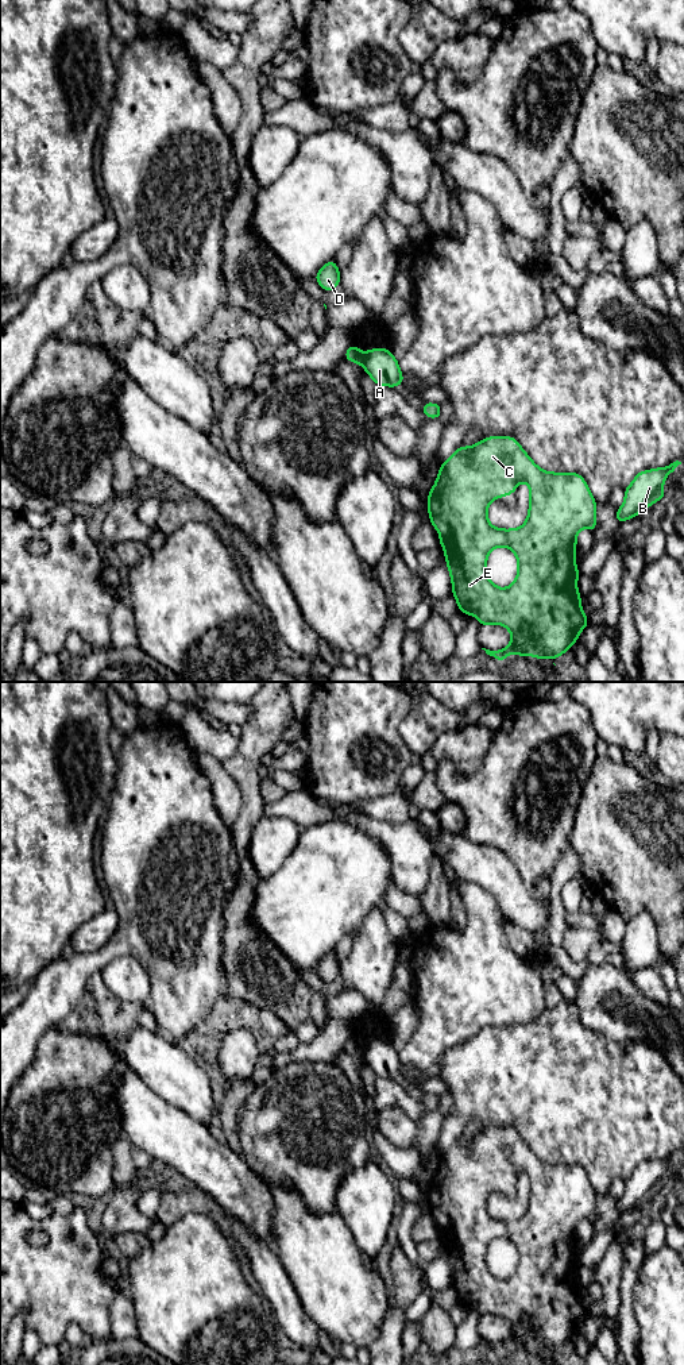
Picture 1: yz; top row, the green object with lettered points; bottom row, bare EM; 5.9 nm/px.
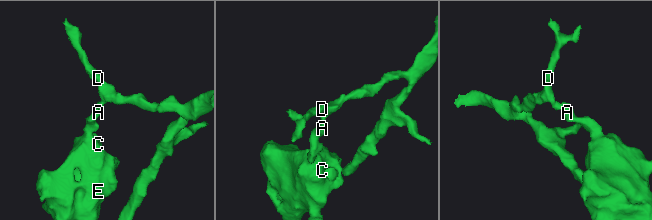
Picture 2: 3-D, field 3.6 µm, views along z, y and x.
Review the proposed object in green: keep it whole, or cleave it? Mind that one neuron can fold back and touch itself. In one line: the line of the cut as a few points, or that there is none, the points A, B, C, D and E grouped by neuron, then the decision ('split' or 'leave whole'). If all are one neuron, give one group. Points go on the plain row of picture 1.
yz (364, 1045), (362, 1053) | A B C E / D | split

